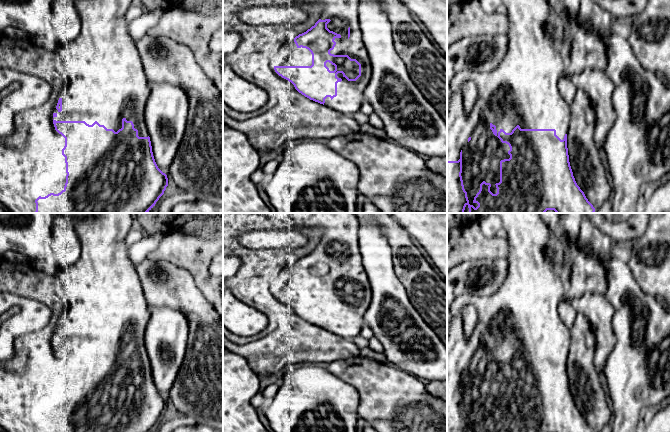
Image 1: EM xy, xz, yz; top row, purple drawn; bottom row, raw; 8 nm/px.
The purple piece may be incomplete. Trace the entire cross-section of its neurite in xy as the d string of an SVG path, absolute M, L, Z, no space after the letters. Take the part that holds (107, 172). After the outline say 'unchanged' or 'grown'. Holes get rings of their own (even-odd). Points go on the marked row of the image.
M73 0L81 19L81 31L60 50L60 57L66 68L67 88L59 98L53 113L55 130L65 138L62 155L66 163L66 183L64 189L58 193L50 193L45 197L39 196L36 200L35 213L148 213L164 194L168 186L168 178L157 166L149 133L145 124L145 105L150 96L149 81L145 75L138 49L128 32L128 22L125 15L134 0Z; grown

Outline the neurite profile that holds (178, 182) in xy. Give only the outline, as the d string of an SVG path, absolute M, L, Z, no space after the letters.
M148 34L137 41L135 45L149 83L175 85L187 94L187 126L178 152L167 173L171 187L174 190L193 194L196 200L223 206L223 95L198 65L193 51L187 46L166 36L153 37Z

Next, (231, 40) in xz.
M236 32L223 33L223 57L231 54L240 43L240 35Z

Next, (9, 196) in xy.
M0 142L0 201L12 213L34 213L29 201L20 198L18 193L18 165L28 163L28 154L23 150L6 147Z

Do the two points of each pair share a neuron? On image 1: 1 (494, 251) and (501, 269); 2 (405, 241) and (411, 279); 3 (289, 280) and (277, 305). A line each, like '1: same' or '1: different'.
1: different
2: same
3: different

